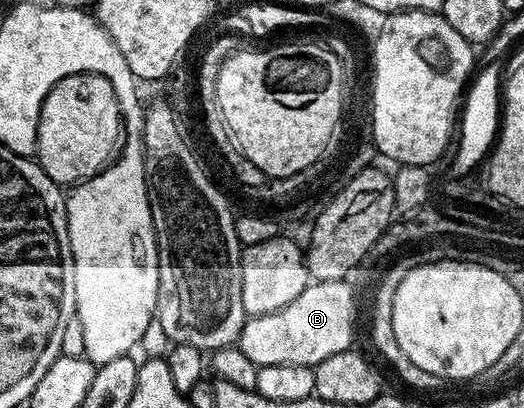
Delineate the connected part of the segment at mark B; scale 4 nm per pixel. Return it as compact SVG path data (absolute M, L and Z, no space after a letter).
M335 278L329 282L313 281L290 304L269 314L253 314L247 319L238 339L242 352L258 367L286 364L287 366L310 366L315 368L326 356L349 349L352 343L352 329L356 326L356 294L348 280Z

